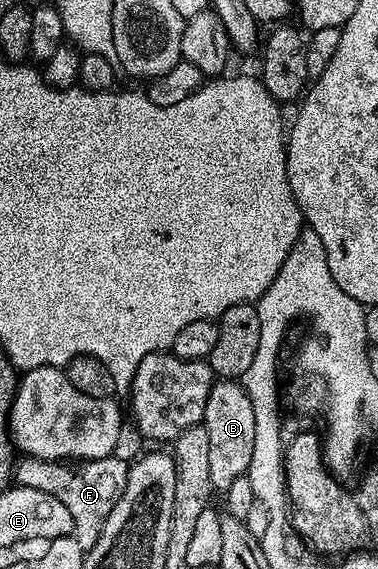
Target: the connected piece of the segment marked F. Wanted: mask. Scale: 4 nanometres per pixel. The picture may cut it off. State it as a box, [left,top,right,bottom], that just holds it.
[16,456,128,551]

